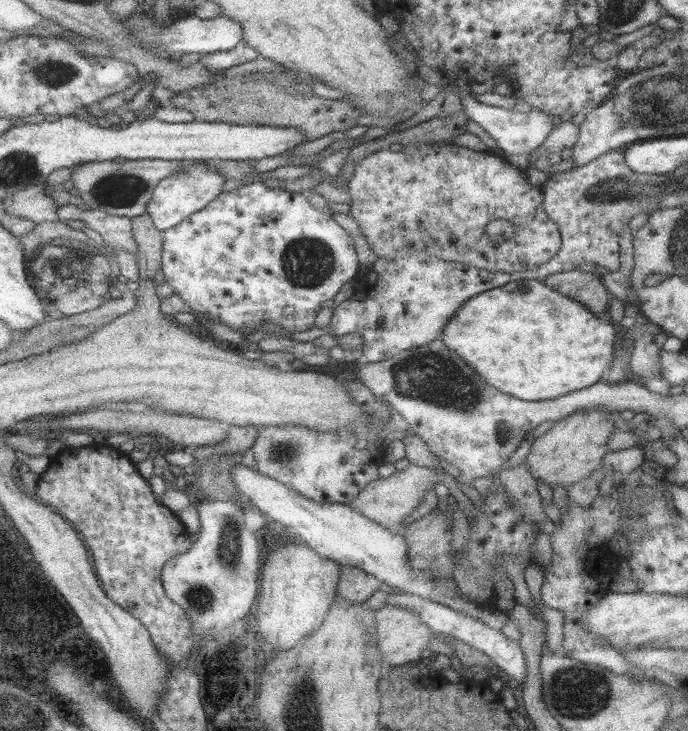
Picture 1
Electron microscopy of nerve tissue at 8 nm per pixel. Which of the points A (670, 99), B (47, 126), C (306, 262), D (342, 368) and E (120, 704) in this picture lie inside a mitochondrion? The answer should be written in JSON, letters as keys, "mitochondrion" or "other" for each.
{"A":"mitochondrion","B":"other","C":"mitochondrion","D":"other","E":"other"}

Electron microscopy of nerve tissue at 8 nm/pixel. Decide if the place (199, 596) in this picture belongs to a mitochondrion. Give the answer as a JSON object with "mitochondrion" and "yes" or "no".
{"mitochondrion":"yes"}

